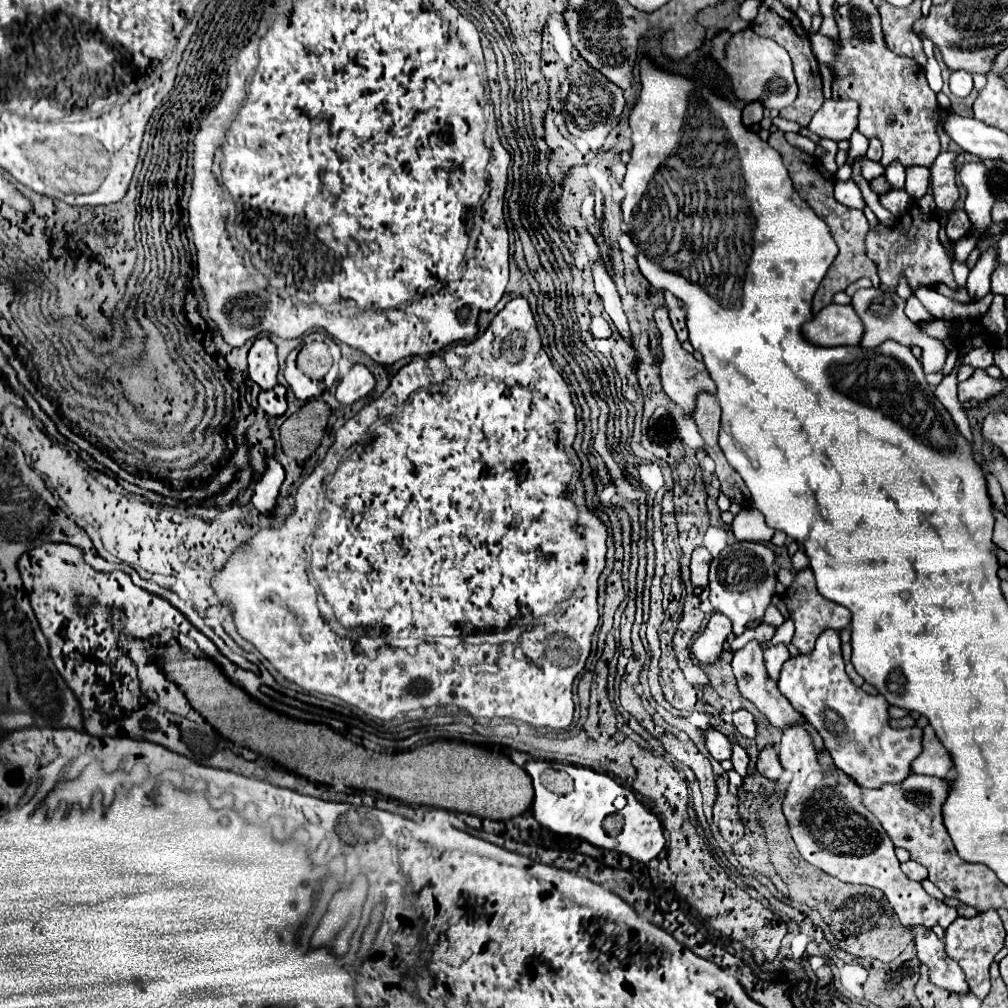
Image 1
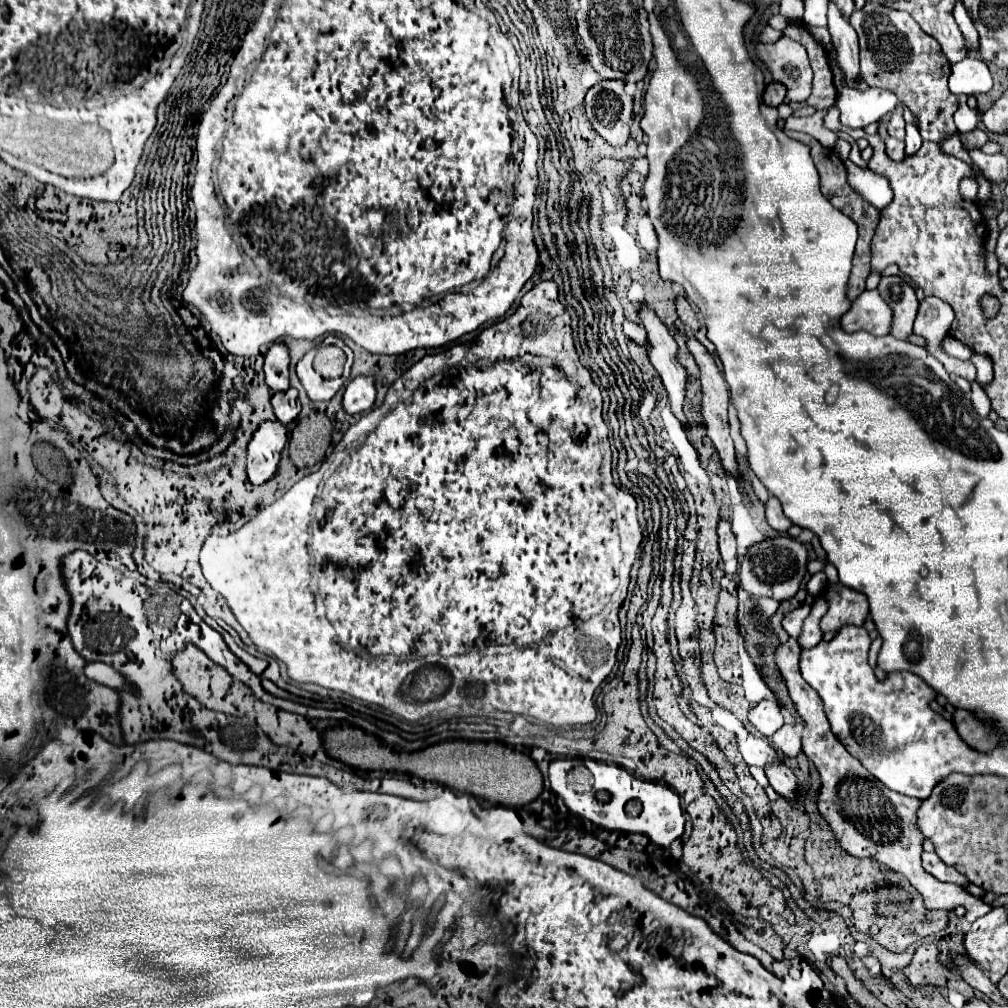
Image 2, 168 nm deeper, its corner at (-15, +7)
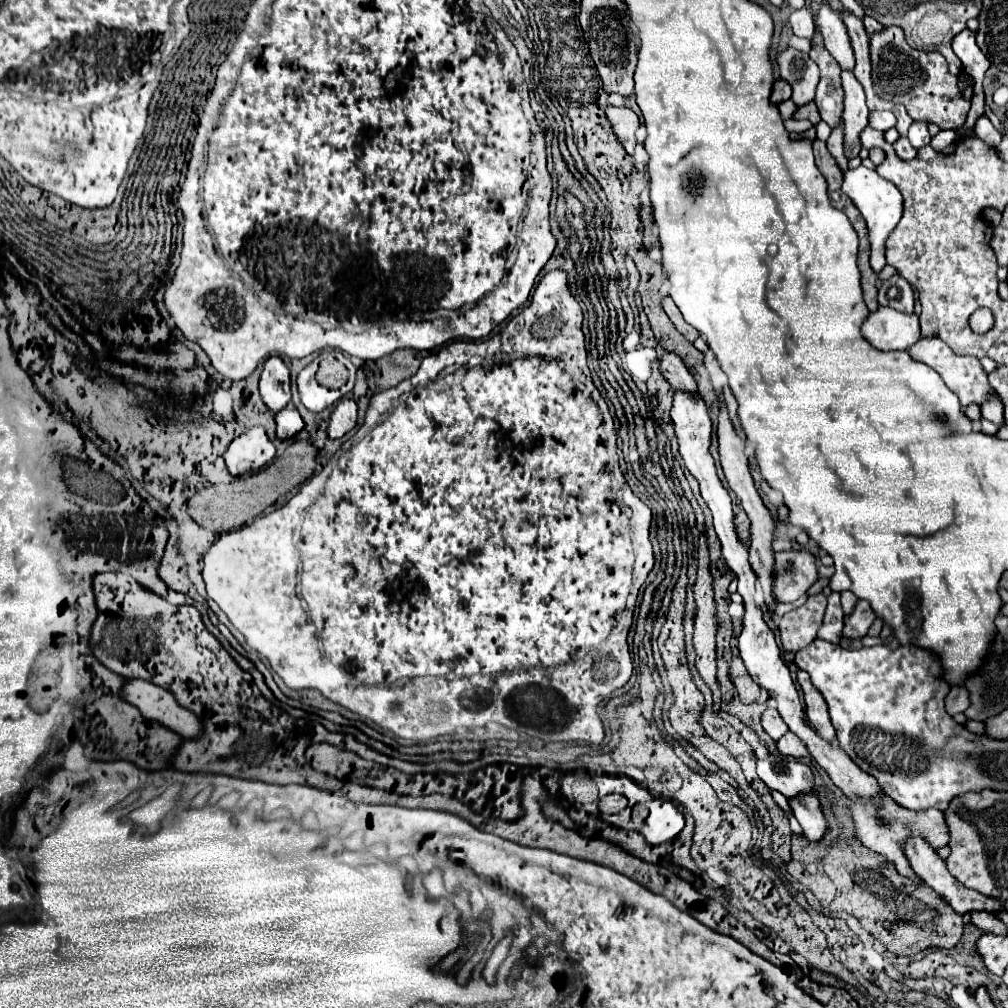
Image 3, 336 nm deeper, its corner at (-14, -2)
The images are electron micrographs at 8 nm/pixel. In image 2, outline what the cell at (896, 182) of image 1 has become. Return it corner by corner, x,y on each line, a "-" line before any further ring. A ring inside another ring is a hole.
907,124
907,136
905,136
905,156
913,156
921,148
921,136
915,124

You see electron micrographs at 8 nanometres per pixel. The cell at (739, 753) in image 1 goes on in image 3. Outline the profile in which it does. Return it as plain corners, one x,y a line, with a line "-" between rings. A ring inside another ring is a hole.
800,795
796,799
790,799
790,805
794,809
794,817
804,829
804,837
808,841
822,841
826,835
830,823
822,813
820,799
816,795

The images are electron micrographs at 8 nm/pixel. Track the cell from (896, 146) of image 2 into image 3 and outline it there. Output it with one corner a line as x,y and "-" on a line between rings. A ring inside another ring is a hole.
900,137
896,143
894,143
894,149
896,149
896,155
900,159
912,159
918,151
910,145
910,141
906,137

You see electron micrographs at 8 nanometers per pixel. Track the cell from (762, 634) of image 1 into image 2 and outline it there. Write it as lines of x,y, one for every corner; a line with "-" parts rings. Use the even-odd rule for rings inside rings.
789,638
787,642
783,642
783,676
785,676
787,688
789,688
789,696
795,704
795,710
801,716
801,720
805,722
803,752
815,764
815,768
821,776
817,808
819,808
819,814
831,826
837,846
855,858
871,858
871,860
887,866
889,870
903,874
911,882
911,886
915,886
915,890
923,896
923,904
927,910
949,910
951,912
957,906
963,906
967,910
969,922
975,922
979,916
987,914
991,910
991,906
987,906
981,898
971,896
957,884
939,882
935,876
927,874
921,868
923,836
915,826
915,812
917,812
921,800
887,790
879,780
875,780
875,776
871,776
861,766
859,760
855,760
843,748
843,744
835,738
835,734
829,728
819,694
811,686
807,686
805,680
801,678
799,654
801,654
801,650
797,644
797,638

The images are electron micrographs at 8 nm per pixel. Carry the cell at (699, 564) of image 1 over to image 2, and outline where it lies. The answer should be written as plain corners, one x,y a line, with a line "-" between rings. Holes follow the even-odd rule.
719,522
717,528
719,534
719,552
721,552
721,560
727,562
731,558
735,558
735,536
731,532
731,524
729,522

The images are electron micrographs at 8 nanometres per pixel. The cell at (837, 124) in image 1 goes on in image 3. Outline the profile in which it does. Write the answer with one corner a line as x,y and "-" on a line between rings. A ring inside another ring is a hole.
872,111
870,125
878,131
888,131
888,129
896,127
896,115
892,111

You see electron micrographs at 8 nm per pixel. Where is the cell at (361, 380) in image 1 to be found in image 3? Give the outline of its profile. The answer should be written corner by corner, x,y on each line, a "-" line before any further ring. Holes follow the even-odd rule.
342,399
336,409
330,415
328,421
328,437
330,439
340,439
344,437
350,429
356,425
356,403
352,399

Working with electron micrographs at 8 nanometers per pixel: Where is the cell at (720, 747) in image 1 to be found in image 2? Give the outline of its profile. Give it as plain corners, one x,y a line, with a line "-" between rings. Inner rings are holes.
749,734
747,740
737,740
737,748
747,764
753,764
759,768
765,768
767,764
779,760
775,748
769,746
769,742
765,738
757,738
757,736

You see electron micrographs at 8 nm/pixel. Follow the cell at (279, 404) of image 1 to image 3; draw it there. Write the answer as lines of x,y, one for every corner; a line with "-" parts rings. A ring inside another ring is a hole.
292,403
286,405
286,409
282,409
280,413
276,413
276,425
278,425
276,433
280,439
290,439
304,429
304,421

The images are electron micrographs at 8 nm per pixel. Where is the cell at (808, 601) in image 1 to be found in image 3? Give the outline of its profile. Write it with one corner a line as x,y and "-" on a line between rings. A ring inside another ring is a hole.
858,601
856,609
852,611
852,615
848,615
844,619
844,637
848,639
862,639
866,637
870,625
874,623
876,613
872,611
868,601

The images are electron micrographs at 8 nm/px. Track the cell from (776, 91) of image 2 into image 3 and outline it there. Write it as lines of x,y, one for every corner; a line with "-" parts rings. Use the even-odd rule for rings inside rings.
784,79
774,81
774,89
772,89
772,97
770,97
774,103
786,101
786,99
790,99
790,95
792,95
792,87
788,81
784,81

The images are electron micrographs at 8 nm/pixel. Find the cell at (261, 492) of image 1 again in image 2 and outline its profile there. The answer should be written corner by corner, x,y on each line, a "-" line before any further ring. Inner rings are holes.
265,420
257,428
251,442
247,444
247,474
251,484
261,486
277,474
285,442
287,430
283,424

